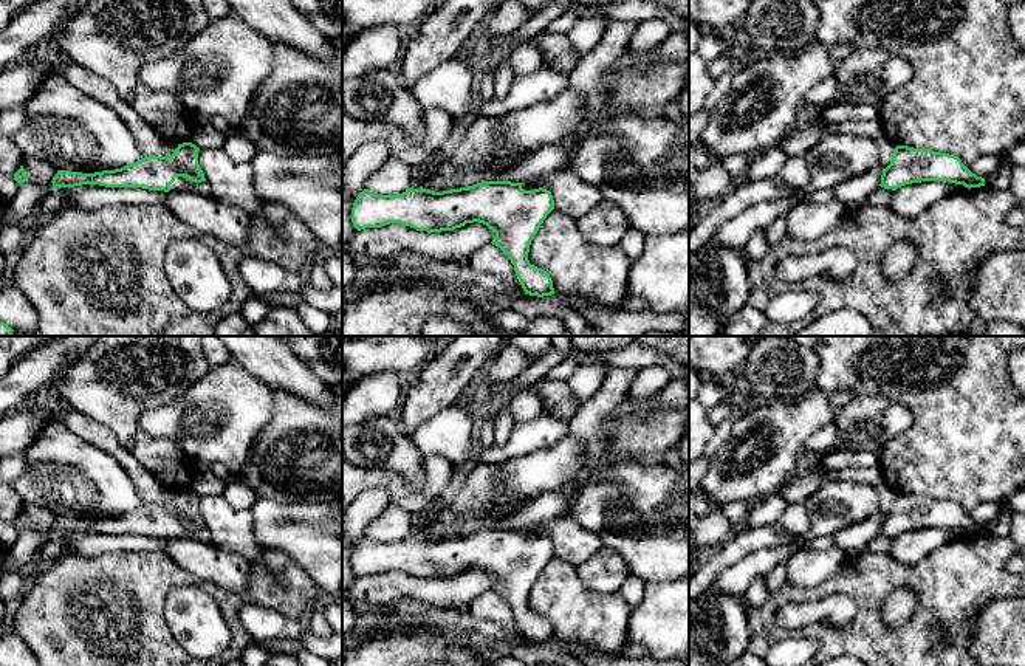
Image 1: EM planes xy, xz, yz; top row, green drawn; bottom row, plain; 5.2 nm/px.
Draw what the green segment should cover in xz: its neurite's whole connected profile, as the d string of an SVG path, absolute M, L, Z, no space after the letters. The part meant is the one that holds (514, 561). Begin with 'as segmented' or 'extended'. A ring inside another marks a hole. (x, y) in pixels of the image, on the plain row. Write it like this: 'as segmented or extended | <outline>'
extended | M540 525L482 528L443 539L410 534L398 542L364 536L353 550L351 570L358 578L399 570L427 579L483 570L495 579L491 590L508 602L525 641L543 644L554 641L553 627L548 618L530 610L528 599L553 556L553 542L540 533Z

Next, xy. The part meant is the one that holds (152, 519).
extended | M192 489L178 491L170 503L149 502L115 517L94 520L57 517L54 534L99 531L105 534L142 534L149 537L194 537L212 545L212 537L198 511L200 496Z

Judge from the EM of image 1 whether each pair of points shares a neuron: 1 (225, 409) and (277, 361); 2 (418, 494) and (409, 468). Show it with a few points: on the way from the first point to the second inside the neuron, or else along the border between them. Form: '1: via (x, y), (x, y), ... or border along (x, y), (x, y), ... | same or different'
1: border along (233, 360), (274, 392) | different
2: border along (372, 468), (395, 470), (407, 479) | different

